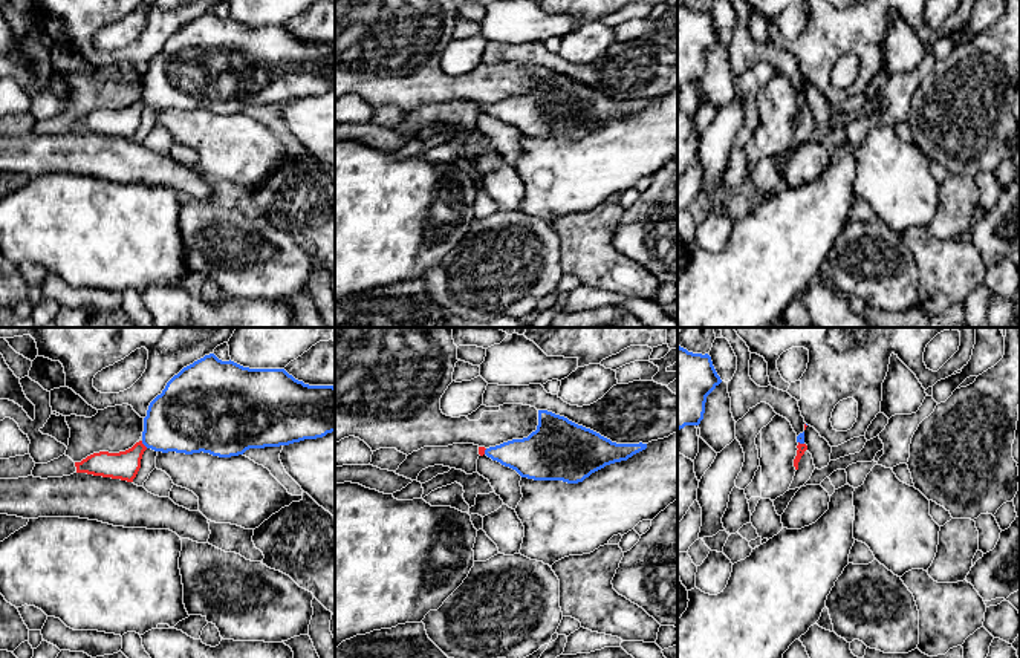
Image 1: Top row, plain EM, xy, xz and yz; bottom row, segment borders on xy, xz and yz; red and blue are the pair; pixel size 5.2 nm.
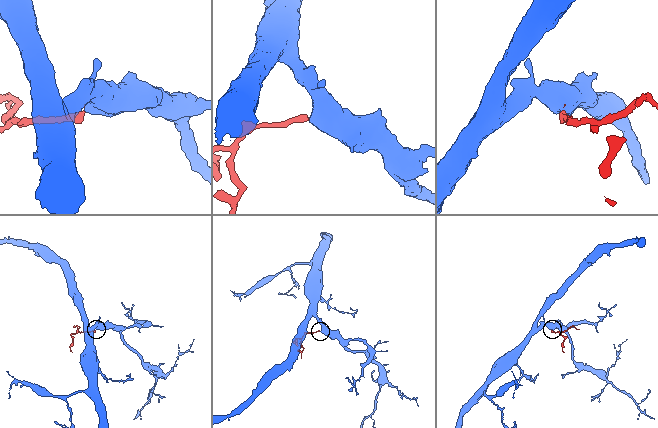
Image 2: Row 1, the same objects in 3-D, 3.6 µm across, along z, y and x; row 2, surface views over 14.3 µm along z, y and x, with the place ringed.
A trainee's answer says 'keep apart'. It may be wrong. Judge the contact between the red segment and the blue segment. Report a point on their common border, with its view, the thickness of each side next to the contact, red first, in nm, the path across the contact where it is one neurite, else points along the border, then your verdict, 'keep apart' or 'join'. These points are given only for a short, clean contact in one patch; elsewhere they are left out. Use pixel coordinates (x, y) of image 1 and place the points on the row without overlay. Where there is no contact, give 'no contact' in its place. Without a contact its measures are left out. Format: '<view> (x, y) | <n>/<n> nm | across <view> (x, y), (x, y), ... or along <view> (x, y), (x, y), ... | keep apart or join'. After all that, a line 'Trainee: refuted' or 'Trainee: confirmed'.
xy (142, 101) | 150/360 nm | across xy (124, 123), (142, 101), (182, 75) | join
Trainee: refuted

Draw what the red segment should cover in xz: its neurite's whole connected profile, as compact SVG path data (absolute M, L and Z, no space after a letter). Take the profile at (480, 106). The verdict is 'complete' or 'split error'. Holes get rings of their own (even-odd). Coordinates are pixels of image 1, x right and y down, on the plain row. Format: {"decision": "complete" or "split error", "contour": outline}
{"decision": "split error", "contour": "M538 67L538 83L528 95L495 104L479 104L479 112L534 138L578 141L606 122L627 118L647 101L616 101L564 73Z"}

